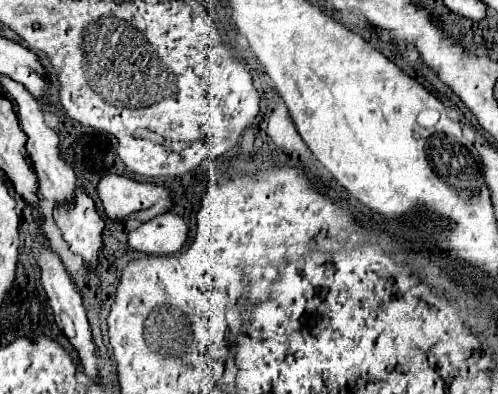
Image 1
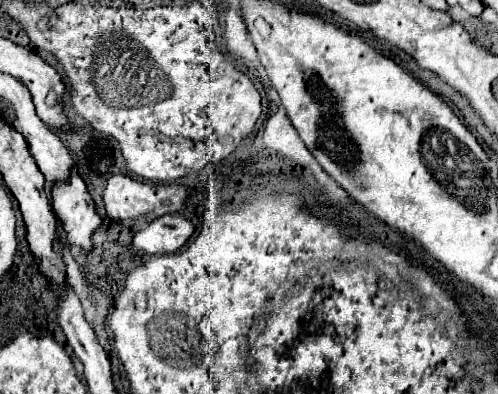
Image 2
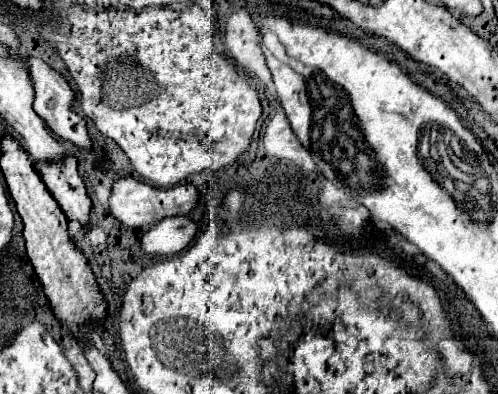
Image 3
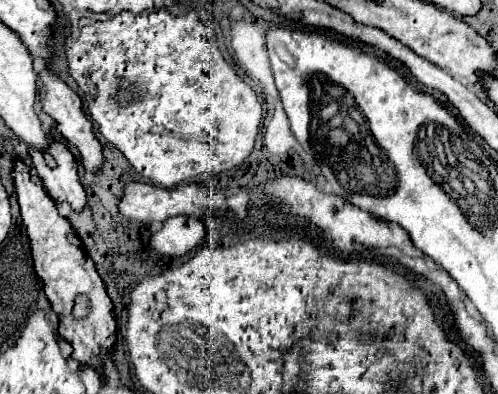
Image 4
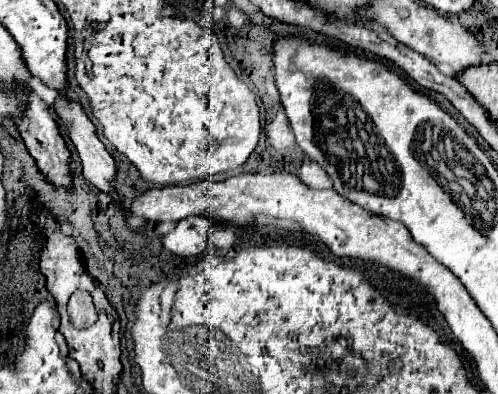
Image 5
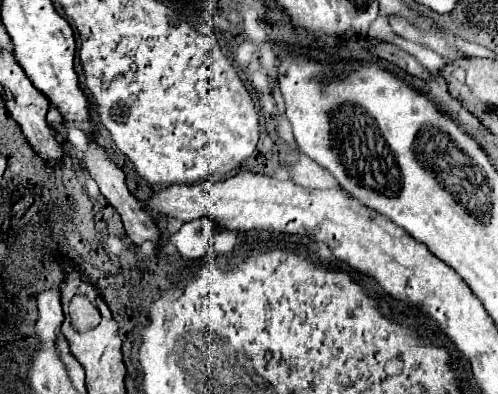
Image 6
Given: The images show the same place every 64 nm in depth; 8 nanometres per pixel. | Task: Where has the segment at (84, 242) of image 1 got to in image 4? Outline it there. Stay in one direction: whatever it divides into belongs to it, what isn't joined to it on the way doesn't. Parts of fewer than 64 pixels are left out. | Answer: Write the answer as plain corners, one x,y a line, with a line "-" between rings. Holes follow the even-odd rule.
54,138
50,140
52,148
48,148
48,152
36,152
30,148
30,158
48,194
52,198
70,202
72,210
80,210
86,204
86,192
80,186
74,156
62,142

